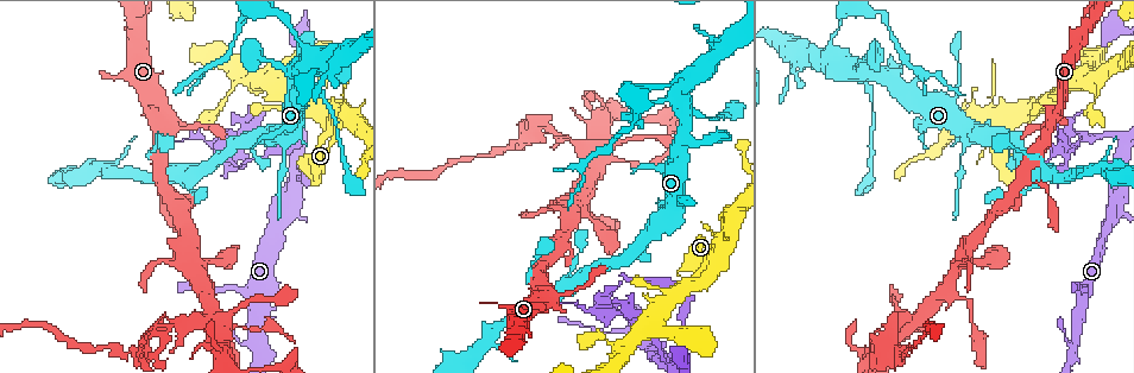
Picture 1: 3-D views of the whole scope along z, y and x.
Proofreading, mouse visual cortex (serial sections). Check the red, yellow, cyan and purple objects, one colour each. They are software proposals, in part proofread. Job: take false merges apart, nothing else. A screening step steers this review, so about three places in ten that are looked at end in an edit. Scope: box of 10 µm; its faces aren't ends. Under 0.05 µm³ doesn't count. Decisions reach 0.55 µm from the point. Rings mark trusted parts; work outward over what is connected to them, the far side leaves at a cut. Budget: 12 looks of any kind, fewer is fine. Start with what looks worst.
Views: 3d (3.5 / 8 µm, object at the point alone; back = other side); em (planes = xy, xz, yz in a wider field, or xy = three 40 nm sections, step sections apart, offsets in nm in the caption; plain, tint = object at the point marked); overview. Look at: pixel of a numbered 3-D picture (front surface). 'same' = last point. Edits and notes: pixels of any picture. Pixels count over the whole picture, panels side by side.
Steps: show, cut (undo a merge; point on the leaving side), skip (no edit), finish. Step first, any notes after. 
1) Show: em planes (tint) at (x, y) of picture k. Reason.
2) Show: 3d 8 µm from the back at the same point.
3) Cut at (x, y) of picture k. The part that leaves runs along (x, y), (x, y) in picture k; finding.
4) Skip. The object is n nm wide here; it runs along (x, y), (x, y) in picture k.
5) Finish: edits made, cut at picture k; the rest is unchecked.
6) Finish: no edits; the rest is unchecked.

Show: 3d 3.5 µm at (1111, 161) of picture 1. Thick turns thin.

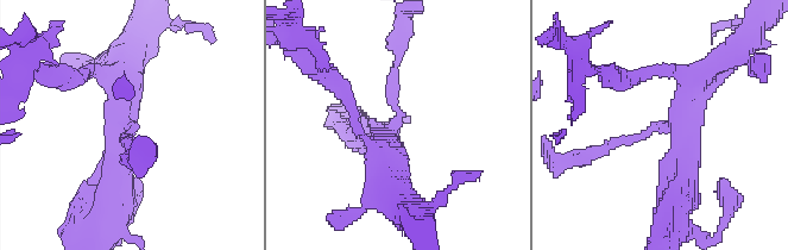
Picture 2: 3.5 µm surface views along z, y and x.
Show: em xy step 1 (tint) at (395, 120) of picture 2. 3 arms meet here; the arms are 150, 250, 400 nm wide; need the tissue.

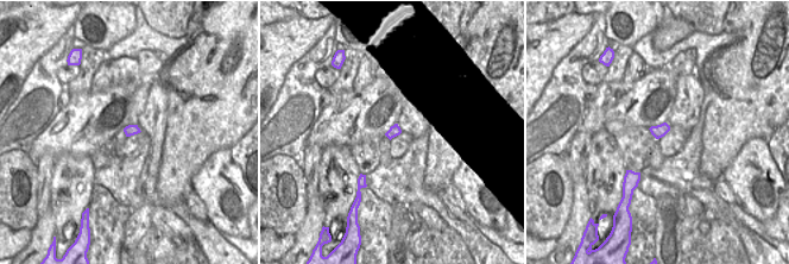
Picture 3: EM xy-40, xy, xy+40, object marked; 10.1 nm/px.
Skip. It runs along (681, 183), (685, 124), (597, 150) in picture 2; one cell here.

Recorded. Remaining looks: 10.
Show: 3d 3.5 µm from the back at (601, 309) of picture 1. Sharp bend.

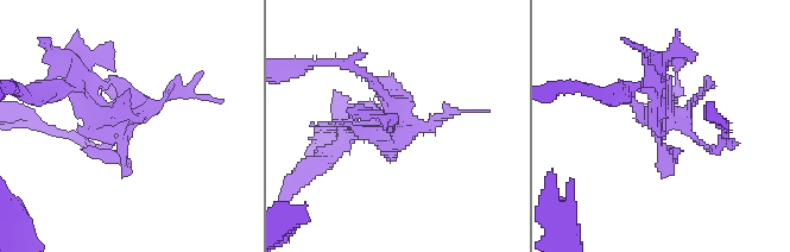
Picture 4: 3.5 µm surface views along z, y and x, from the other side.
Show: em xy step 3 (tint) at (668, 113) of picture 4. Shape alone is not enough.

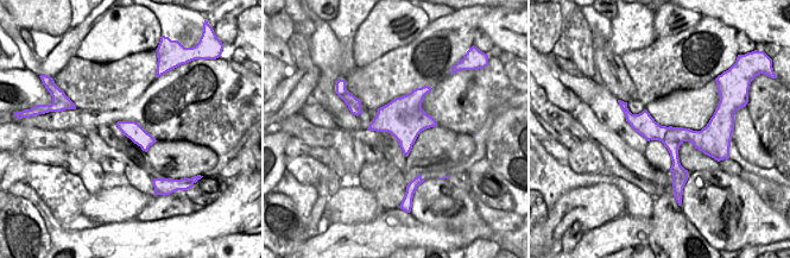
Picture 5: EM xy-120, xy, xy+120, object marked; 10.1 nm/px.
Skip. It runs along (624, 105), (664, 134), (701, 134), (712, 123) in picture 5; continuous, no second cell.

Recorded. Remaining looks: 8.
Show: 3d 3.5 µm at (871, 106) of picture 1.

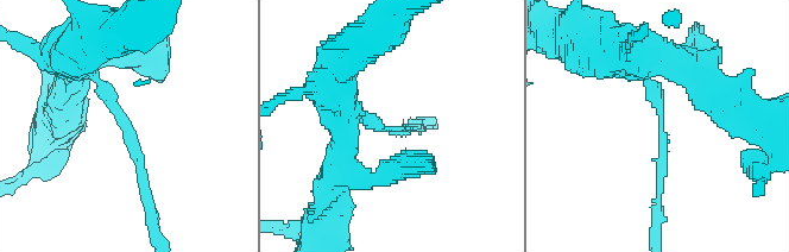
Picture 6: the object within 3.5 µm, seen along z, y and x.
Show: em xy step 1 (tint) at (123, 128) of picture 6. The arms are 100, 200 nm wide.

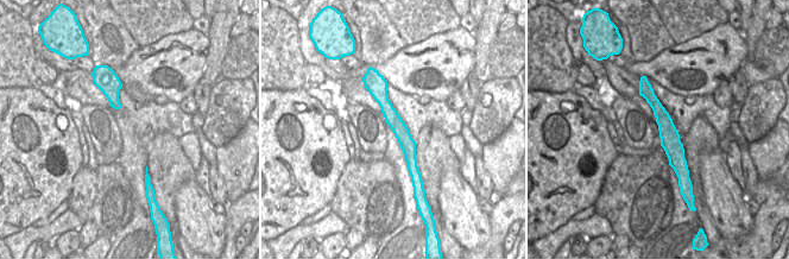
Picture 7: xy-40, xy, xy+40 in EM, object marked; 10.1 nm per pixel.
Show: em xy step 2 (tint) at the same point.

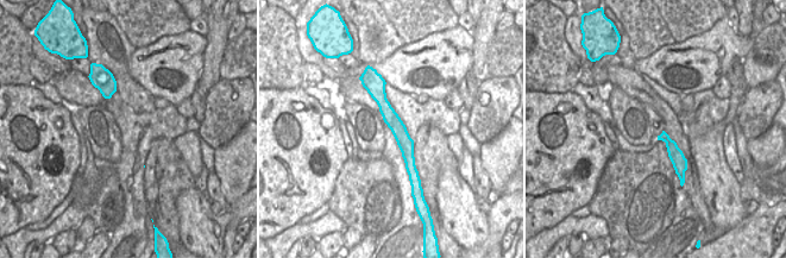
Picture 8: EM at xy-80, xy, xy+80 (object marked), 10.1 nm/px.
Skip. It runs along (74, 57), (118, 112), (143, 200) in picture 6; all the same cell.

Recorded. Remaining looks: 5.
Show: 3d 3.5 µm at (686, 77) of picture 1. A narrow waist.

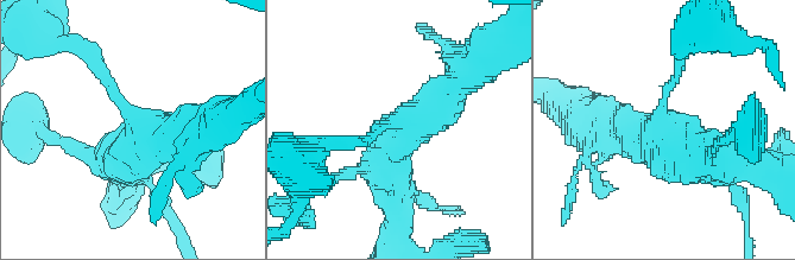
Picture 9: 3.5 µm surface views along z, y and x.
Show: em xy step 5 (tint) at (658, 112) of picture 9. 3 arms meet here; the arms are 150, 450, 600 nm wide.

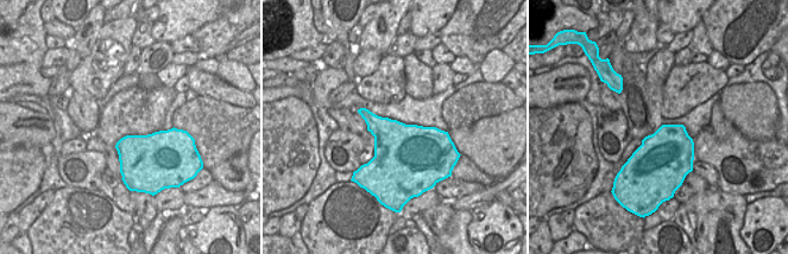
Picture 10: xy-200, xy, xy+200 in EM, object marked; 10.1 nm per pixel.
Cut at (100, 71) of picture 9. The part that leaves runs along (120, 103), (76, 45), (39, 38) in picture 9; two cells meet here.

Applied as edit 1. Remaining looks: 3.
Show: 3d 3.5 µm at (575, 206) of picture 1. Thin neck.

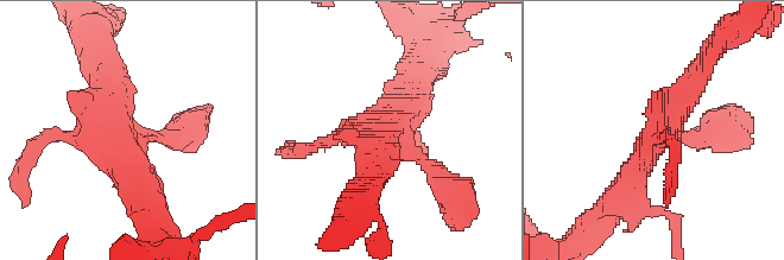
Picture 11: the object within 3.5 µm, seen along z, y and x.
Show: em planes (tint) at (113, 134) of picture 11. Now the EM.

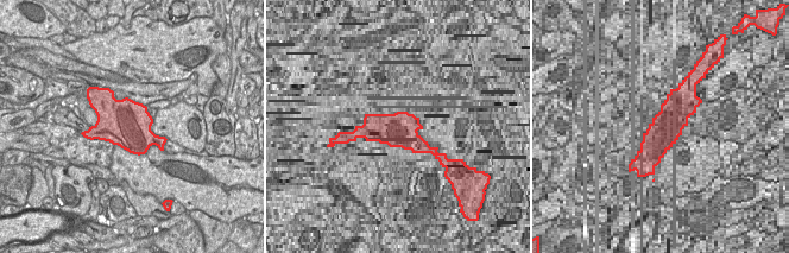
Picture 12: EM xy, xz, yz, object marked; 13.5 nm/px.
Skip. It runs along (697, 69), (621, 196) in picture 11; one cell here.

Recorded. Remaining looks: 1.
Finish: edits made, cut at picture 9; the rest is unchecked.

